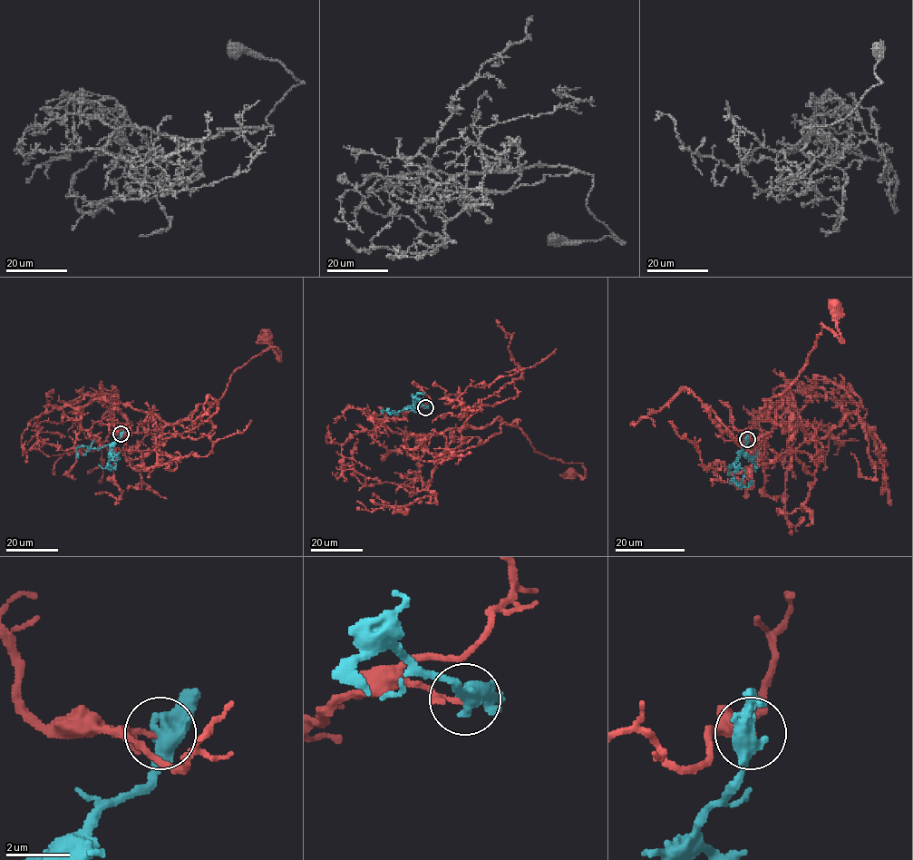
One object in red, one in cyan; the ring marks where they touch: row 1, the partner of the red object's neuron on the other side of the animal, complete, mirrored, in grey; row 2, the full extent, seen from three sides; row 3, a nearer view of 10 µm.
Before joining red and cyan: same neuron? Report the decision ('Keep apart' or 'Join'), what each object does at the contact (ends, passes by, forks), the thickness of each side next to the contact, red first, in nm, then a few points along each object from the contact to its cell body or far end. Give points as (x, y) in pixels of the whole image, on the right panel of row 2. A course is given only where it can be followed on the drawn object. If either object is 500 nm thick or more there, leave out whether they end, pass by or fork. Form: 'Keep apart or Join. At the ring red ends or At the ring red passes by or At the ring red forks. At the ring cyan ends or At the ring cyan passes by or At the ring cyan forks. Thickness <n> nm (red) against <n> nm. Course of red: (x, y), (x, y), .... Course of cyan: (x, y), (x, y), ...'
Keep apart. Thickness 110 nm (red) against 500 nm. Course of red: (747, 439), (782, 393), (775, 425), (766, 401), (822, 323), (840, 339), (833, 303). Course of cyan: (747, 439), (742, 450), (751, 460), (754, 455), (752, 457), (756, 472)

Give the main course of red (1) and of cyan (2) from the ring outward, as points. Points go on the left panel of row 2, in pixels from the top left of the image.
1: (120, 434), (83, 429), (79, 410), (106, 399), (179, 423), (252, 358), (276, 346), (279, 358), (266, 332)
2: (121, 434), (113, 442), (98, 449), (78, 447), (77, 458)

